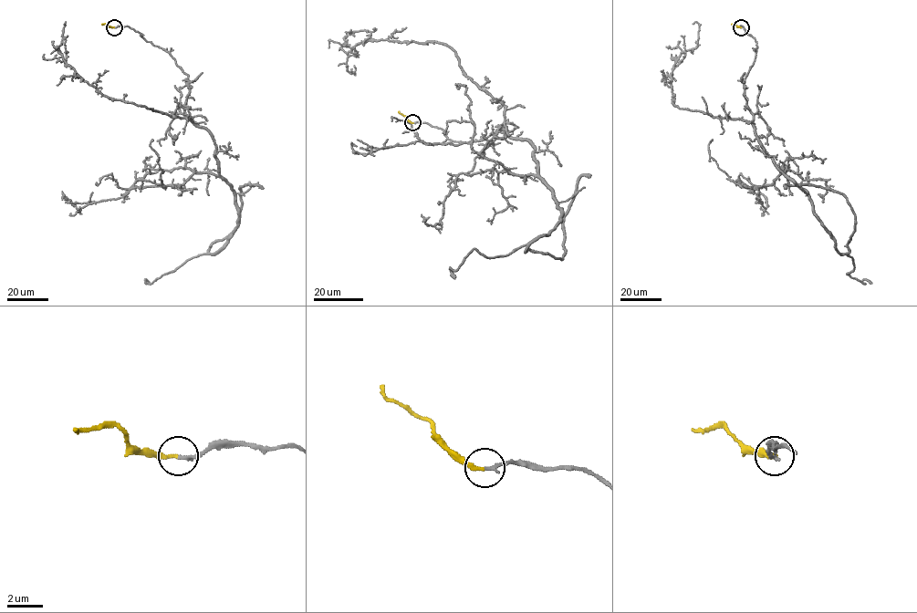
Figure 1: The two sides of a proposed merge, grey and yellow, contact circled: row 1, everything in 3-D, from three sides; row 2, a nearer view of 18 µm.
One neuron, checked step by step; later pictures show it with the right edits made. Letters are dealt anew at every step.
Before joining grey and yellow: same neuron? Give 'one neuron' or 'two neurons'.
one neuron

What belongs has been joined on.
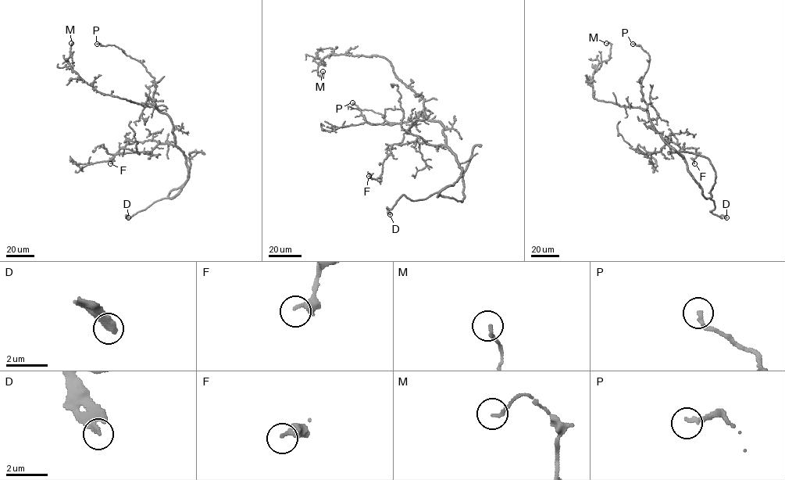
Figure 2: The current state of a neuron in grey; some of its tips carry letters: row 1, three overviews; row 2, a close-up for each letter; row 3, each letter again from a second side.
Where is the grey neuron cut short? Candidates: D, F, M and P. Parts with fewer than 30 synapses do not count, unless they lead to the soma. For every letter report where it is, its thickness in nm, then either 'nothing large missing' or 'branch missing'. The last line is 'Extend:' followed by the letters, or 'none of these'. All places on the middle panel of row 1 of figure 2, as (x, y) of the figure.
D: place (390, 214); calibre 200 nm; branch missing
F: place (369, 176); calibre 180 nm; nothing large missing
M: place (322, 71); calibre 140 nm; nothing large missing
P: place (352, 102); calibre 200 nm; nothing large missing
Extend: D

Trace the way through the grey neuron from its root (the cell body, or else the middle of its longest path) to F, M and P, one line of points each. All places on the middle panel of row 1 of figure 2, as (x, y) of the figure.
F: (437, 121), (444, 126), (444, 145), (416, 141), (394, 144), (384, 159), (381, 177), (369, 176)
M: (437, 121), (426, 117), (422, 98), (384, 58), (332, 54), (318, 63), (318, 74), (322, 77), (322, 71)
P: (437, 121), (419, 120), (419, 115), (422, 112), (411, 121), (389, 123), (380, 113), (360, 109), (352, 102)

